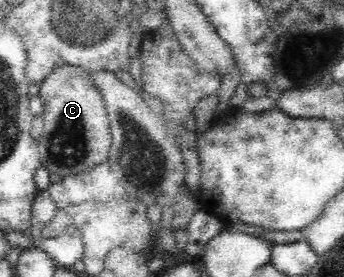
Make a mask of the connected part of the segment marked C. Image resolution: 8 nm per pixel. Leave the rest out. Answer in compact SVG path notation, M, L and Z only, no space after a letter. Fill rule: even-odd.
M61 64L53 68L40 85L38 97L43 101L44 128L38 138L41 166L63 177L79 174L107 160L112 136L104 98L83 68Z

